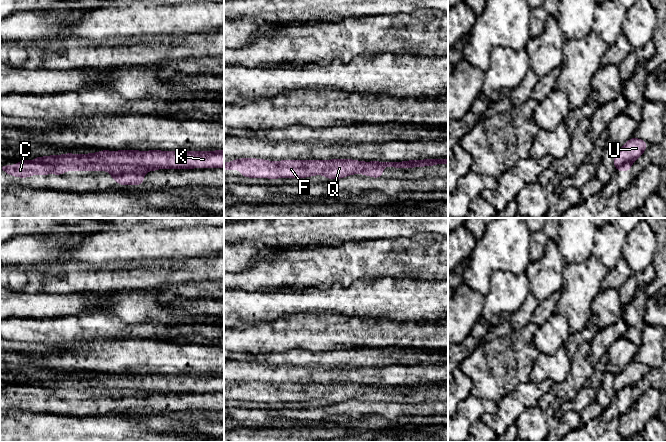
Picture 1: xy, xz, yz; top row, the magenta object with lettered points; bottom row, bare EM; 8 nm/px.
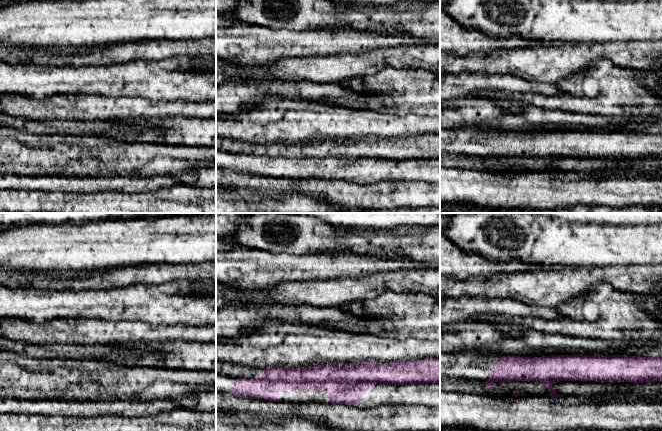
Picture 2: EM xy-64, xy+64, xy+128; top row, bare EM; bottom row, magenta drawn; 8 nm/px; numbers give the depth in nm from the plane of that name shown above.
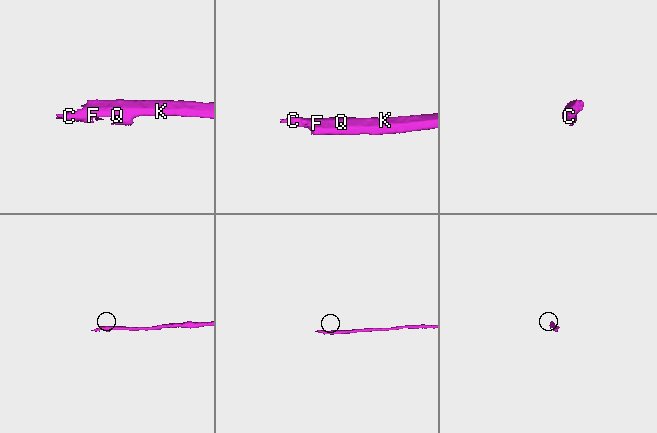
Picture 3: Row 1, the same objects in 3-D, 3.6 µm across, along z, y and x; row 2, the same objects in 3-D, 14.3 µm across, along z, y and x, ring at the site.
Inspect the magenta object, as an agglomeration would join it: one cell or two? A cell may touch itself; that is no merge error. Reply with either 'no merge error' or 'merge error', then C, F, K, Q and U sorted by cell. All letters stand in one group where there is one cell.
merge error; C F Q / K U

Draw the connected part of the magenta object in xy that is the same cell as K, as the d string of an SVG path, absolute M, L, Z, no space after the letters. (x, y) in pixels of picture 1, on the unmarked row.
M101 374L96 377L35 380L45 388L129 388L163 393L224 392L224 374L162 375L162 374Z

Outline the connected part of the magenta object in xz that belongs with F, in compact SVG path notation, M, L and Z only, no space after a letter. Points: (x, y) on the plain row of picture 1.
M237 382L224 386L224 394L240 394L241 401L263 402L308 402L324 399L328 404L341 403L349 399L363 398L372 402L383 402L380 385L365 386L353 383L301 384L285 383L278 386L257 382Z

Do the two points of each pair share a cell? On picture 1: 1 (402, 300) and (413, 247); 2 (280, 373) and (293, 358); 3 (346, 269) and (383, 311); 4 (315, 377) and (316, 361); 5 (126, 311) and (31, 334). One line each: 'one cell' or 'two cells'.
1: two cells
2: two cells
3: two cells
4: two cells
5: two cells

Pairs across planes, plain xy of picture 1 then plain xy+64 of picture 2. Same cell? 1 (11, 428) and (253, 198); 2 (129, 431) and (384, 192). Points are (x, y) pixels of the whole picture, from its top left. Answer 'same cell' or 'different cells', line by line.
1: same cell
2: different cells

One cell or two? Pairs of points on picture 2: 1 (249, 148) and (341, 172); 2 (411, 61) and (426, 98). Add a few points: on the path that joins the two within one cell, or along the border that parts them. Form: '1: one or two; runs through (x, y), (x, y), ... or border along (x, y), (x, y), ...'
1: two; border along (233, 153), (254, 155)
2: two; border along (391, 66), (396, 68), (423, 68), (429, 72)

